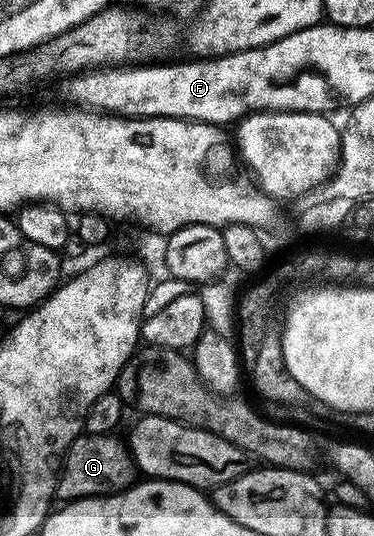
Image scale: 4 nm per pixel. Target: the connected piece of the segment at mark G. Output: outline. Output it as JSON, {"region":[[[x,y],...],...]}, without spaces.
{"region":[[[79,434],[74,438],[70,447],[65,451],[60,460],[60,471],[56,476],[56,496],[59,501],[73,502],[87,500],[90,496],[104,496],[112,492],[120,492],[123,488],[129,488],[136,480],[136,469],[130,459],[125,443],[120,444],[113,440],[114,436]]]}

